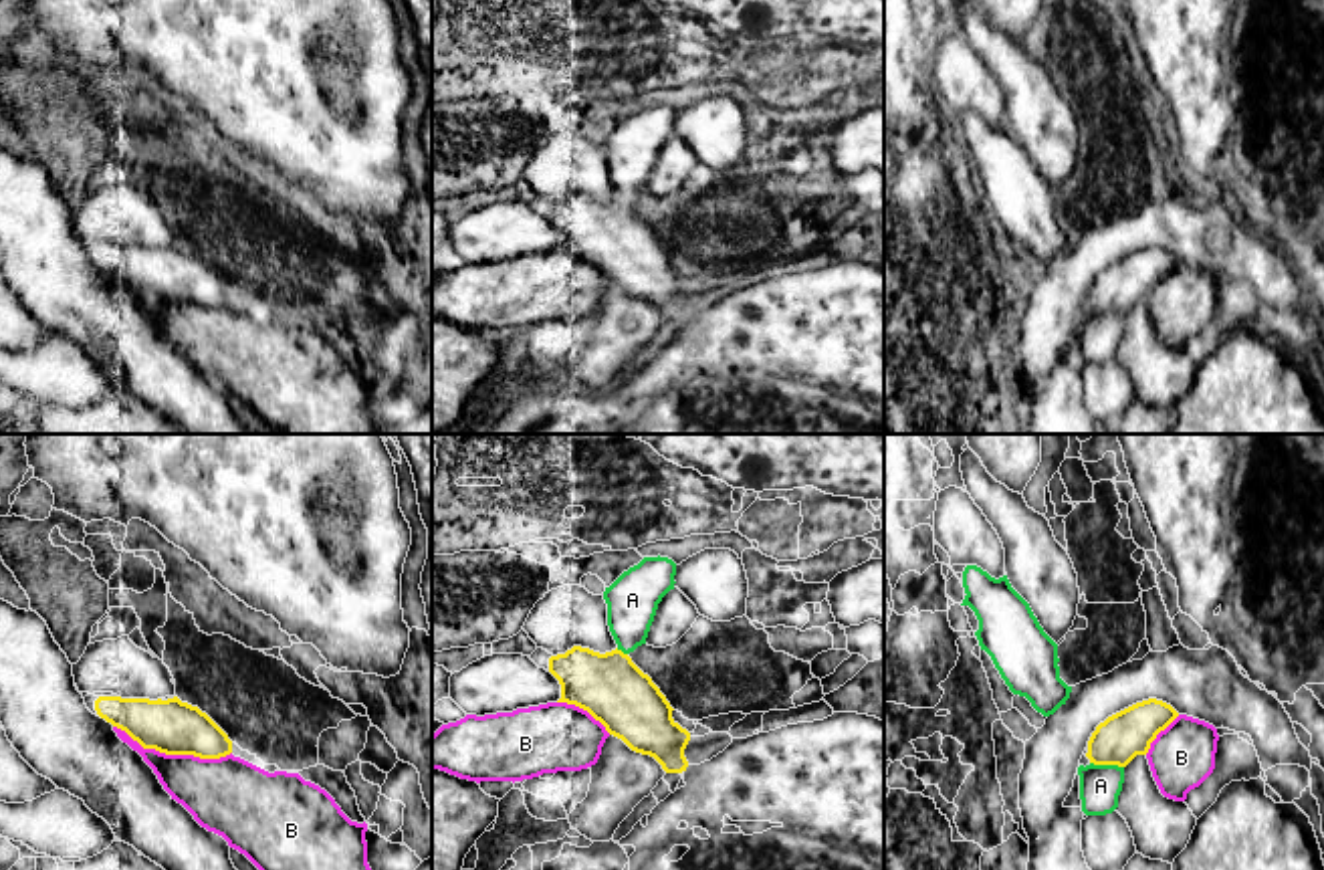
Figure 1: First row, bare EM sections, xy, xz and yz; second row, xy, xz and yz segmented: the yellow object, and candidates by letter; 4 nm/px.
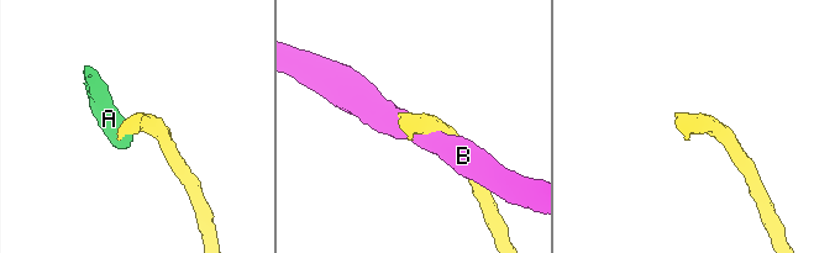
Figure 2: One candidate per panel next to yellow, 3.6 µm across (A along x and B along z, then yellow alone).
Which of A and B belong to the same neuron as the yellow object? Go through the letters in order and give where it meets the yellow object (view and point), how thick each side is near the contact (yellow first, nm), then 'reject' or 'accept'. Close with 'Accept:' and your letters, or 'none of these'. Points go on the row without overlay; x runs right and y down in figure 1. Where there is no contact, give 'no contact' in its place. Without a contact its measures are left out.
A: meets yellow in yz at (1107, 311); 190 nm thick on the yellow side, 160 nm on the other; reject
B: meets yellow in xy at (172, 301); 220 nm thick on the yellow side, 280 nm on the other; reject
Accept: none of these

